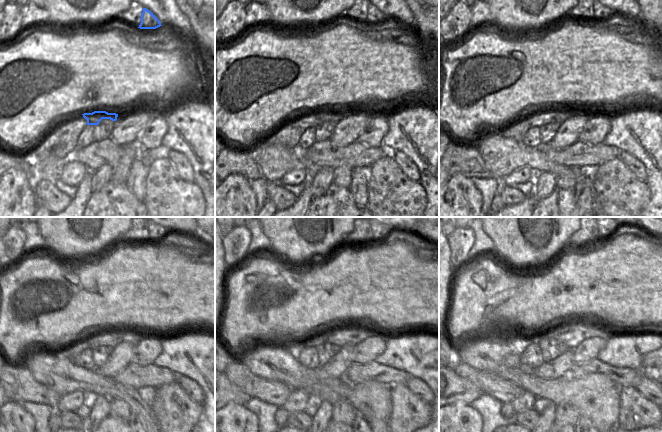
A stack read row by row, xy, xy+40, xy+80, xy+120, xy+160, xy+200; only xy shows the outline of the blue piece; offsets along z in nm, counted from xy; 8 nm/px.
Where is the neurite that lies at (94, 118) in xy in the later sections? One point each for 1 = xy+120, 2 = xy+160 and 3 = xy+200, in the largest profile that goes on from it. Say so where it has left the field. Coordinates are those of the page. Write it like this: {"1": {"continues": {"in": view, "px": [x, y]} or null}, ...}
{"1": {"continues": {"in": "xy+120", "px": [113, 337]}}, "2": {"continues": {"in": "xy+160", "px": [344, 334]}}, "3": {"continues": {"in": "xy+200", "px": [577, 329]}}}

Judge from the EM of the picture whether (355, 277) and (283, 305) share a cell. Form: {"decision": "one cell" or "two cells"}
{"decision": "one cell"}

